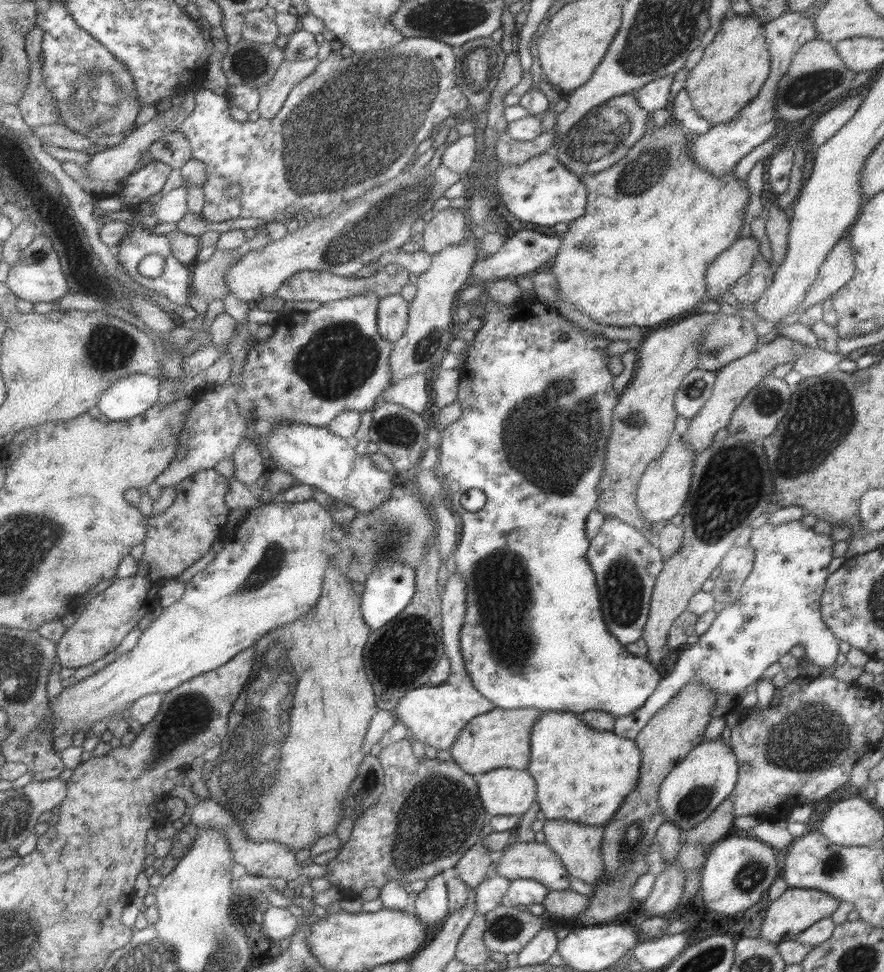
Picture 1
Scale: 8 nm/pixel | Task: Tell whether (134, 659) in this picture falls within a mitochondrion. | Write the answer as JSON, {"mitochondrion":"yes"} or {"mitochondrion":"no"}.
{"mitochondrion":"no"}

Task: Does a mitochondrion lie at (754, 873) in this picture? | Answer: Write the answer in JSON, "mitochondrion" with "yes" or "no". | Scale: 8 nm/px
{"mitochondrion":"yes"}

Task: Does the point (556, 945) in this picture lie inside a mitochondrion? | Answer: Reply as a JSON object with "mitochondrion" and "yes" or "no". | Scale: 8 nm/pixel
{"mitochondrion":"no"}

